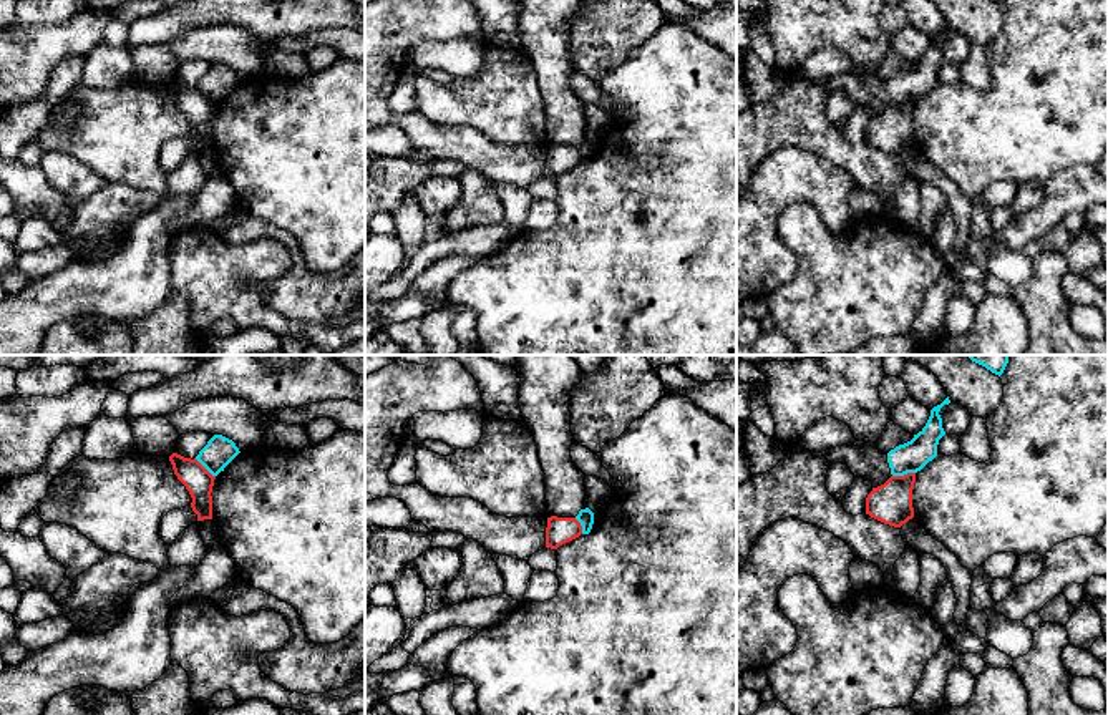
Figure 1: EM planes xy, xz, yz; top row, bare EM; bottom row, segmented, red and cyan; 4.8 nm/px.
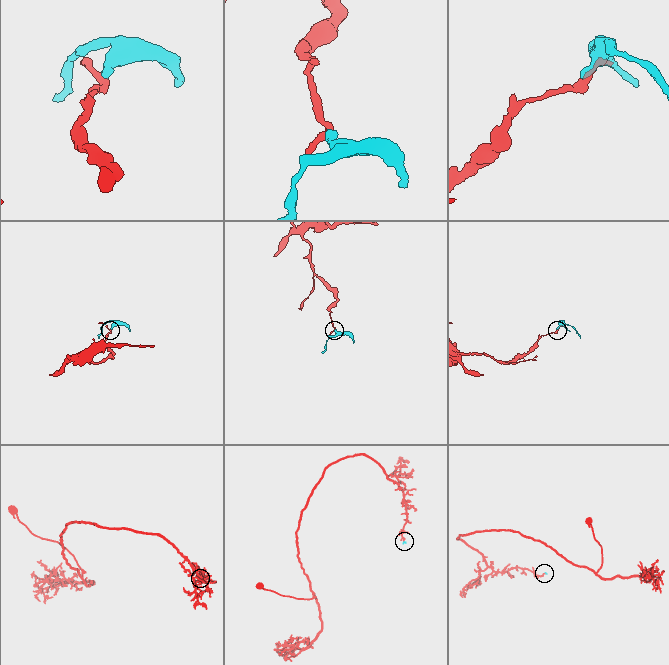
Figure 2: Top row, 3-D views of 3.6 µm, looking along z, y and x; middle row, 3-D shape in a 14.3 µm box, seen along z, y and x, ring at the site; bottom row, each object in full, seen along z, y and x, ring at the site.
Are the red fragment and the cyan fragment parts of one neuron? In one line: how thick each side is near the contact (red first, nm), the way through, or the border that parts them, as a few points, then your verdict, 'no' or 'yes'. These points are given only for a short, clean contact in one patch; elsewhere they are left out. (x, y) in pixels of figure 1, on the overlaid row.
200/150 nm | along yz (914, 471), (893, 476) | no

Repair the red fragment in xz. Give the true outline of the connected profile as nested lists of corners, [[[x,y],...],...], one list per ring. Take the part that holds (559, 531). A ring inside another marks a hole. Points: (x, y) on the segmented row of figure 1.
[[[551,516],[546,528],[546,547],[557,549],[581,534],[582,526],[576,518]]]

